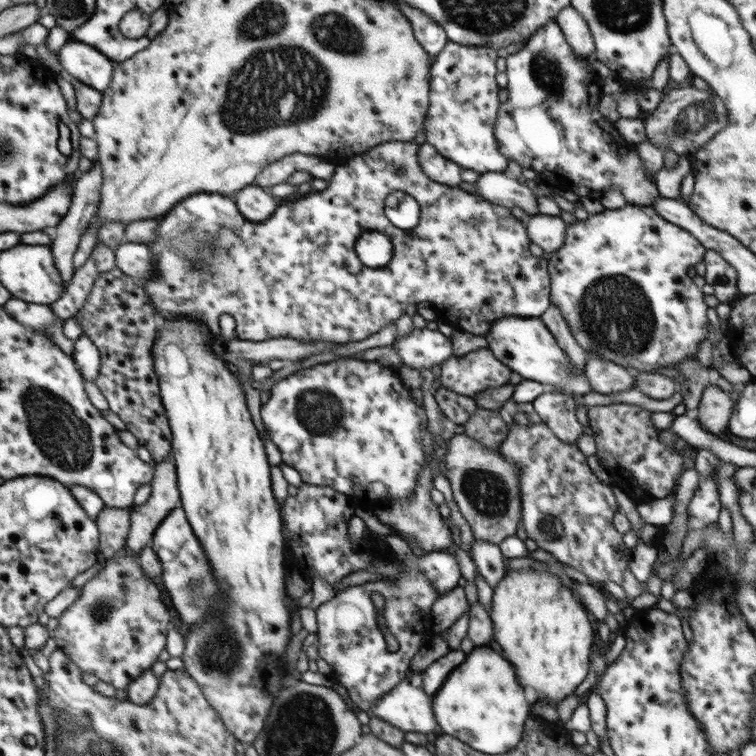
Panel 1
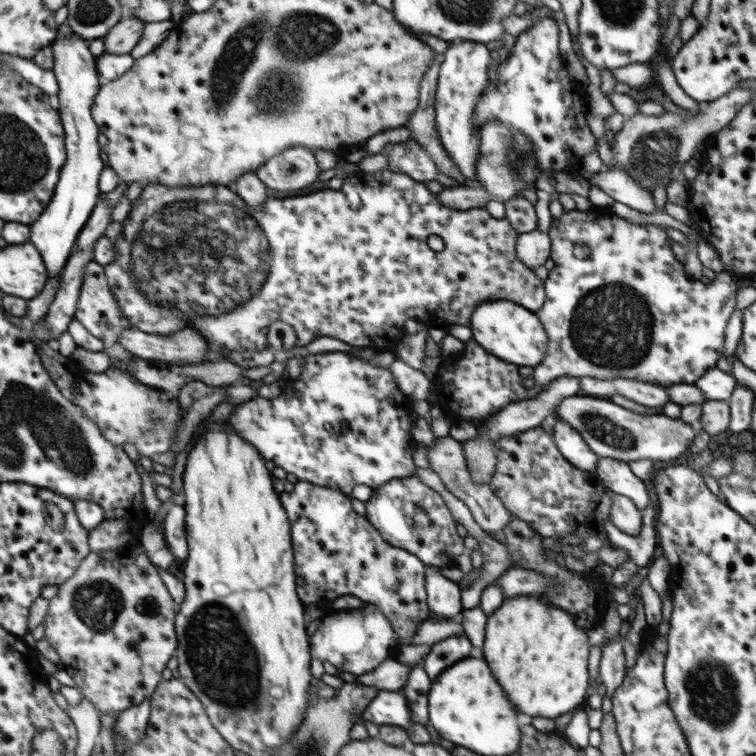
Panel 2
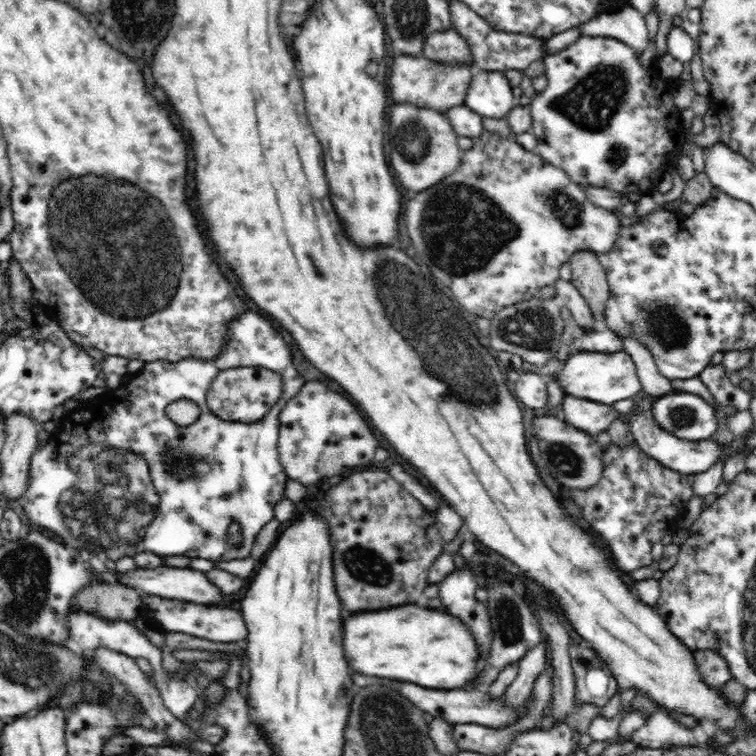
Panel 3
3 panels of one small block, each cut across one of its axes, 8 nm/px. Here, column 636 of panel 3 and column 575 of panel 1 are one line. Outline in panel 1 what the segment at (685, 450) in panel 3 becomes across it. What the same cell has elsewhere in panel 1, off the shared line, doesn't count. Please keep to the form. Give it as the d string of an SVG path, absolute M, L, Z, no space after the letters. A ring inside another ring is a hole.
M546 389L533 406L550 430L562 441L576 444L585 429L576 418L577 398L570 393Z

